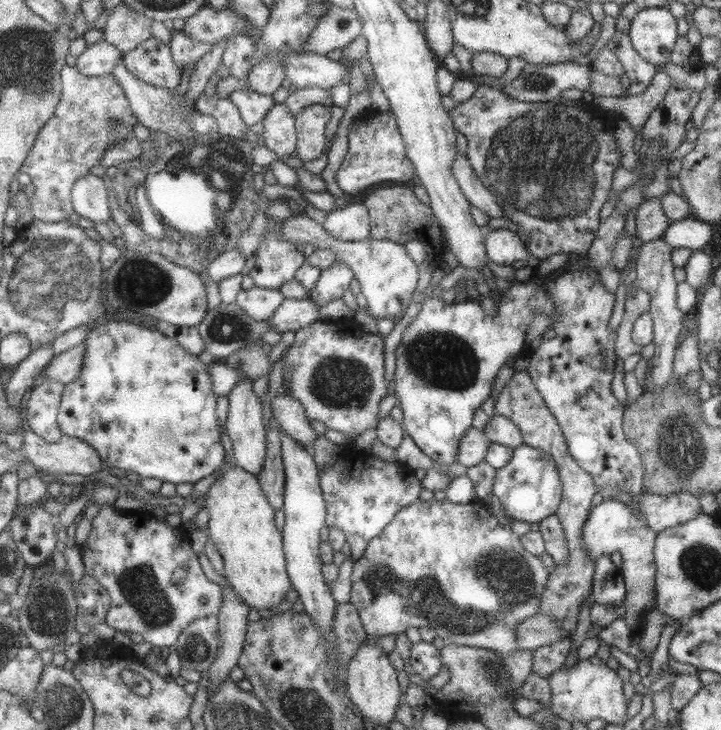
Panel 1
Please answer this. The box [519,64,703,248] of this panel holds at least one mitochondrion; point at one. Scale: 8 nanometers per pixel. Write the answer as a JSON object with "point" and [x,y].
{"point":[539,82]}

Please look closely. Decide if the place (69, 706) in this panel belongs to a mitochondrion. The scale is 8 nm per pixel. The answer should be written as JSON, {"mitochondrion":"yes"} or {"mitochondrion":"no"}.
{"mitochondrion":"yes"}

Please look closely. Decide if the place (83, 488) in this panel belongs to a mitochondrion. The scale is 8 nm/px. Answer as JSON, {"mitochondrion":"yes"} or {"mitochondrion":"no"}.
{"mitochondrion":"no"}

